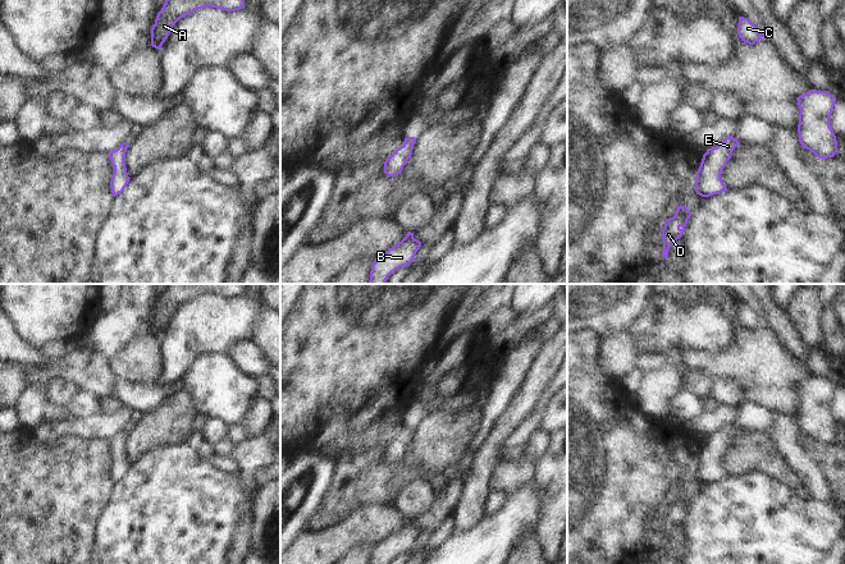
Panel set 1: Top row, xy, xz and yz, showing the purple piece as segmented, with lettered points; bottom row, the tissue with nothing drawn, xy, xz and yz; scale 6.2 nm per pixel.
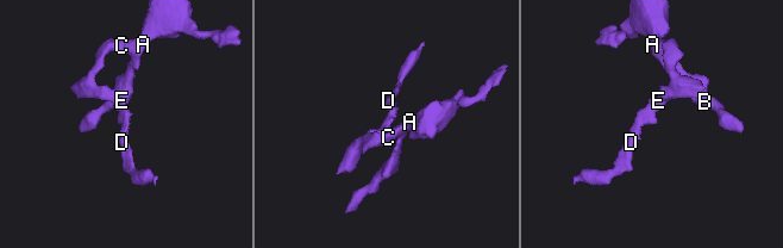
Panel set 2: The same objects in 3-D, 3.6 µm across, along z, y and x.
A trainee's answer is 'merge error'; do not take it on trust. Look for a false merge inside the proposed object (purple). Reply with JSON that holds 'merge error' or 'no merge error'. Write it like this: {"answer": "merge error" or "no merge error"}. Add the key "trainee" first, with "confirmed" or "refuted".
{"trainee": "refuted", "answer": "no merge error"}

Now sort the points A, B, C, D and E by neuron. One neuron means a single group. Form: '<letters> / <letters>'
A B C D E

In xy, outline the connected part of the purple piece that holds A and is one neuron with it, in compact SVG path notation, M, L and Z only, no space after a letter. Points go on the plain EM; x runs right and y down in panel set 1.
M166 284L151 315L151 333L160 336L181 304L207 293L236 298L245 294L245 288L242 284Z

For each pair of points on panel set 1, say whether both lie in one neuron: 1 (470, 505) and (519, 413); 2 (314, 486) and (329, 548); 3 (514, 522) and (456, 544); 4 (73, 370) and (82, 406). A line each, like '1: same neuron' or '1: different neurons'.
1: same neuron
2: different neurons
3: same neuron
4: different neurons

